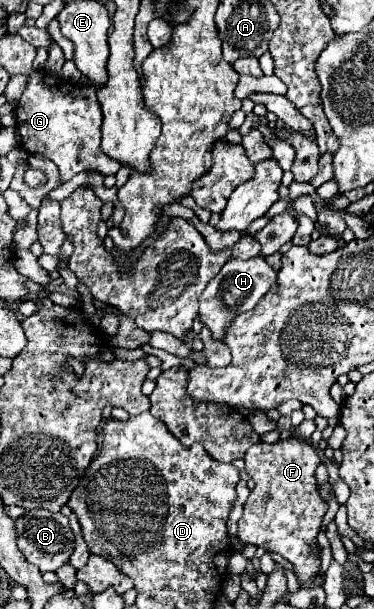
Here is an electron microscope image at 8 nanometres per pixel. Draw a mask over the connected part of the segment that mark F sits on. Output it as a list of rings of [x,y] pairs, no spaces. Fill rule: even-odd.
[[[297,437],[281,439],[273,445],[257,443],[245,455],[245,469],[255,481],[255,489],[244,504],[239,520],[239,539],[251,545],[263,545],[267,551],[283,555],[295,565],[297,583],[301,587],[313,587],[313,579],[319,573],[321,559],[313,555],[317,547],[317,533],[327,513],[327,503],[319,497],[315,467],[321,463],[317,449]]]

